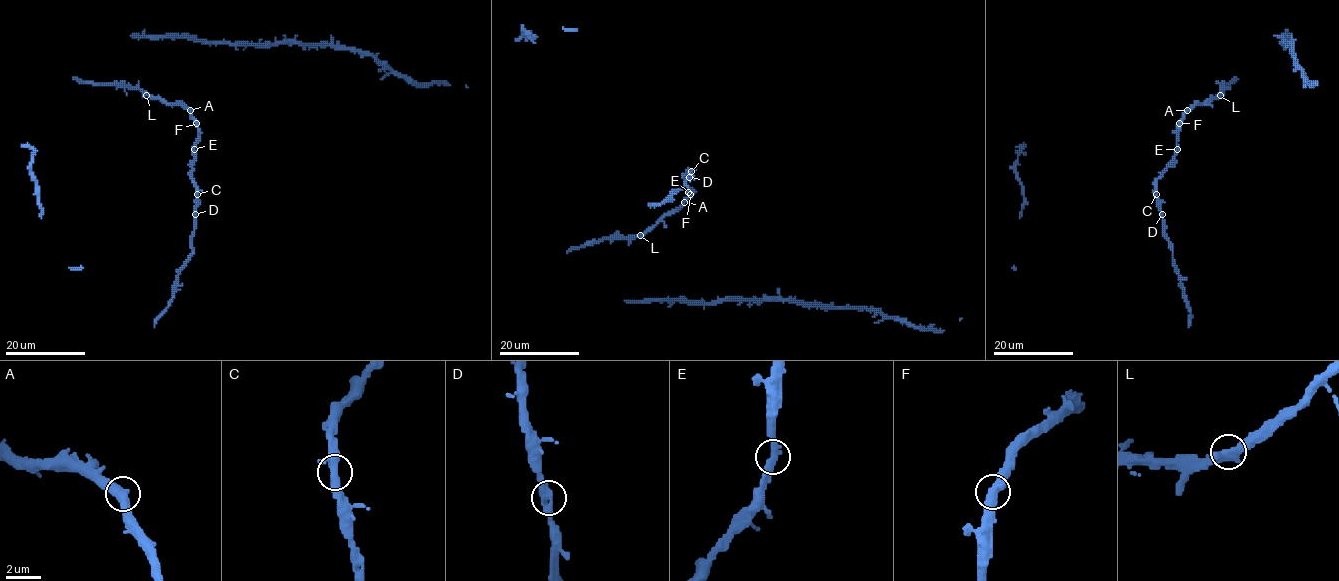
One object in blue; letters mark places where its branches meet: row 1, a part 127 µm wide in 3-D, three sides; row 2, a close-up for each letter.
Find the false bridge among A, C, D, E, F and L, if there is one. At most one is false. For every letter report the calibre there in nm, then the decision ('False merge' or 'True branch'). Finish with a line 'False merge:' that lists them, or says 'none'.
A: Thickness 440 nm. True branch
C: Thickness 440 nm. True branch
D: Thickness 440 nm. True branch
E: Thickness 440 nm. True branch
F: Thickness 440 nm. True branch
L: Thickness 500 nm. True branch
False merge: none

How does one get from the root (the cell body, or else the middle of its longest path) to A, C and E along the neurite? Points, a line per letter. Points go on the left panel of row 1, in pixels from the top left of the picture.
A: (146, 92), (167, 102), (181, 102), (190, 110)
C: (146, 92), (167, 102), (180, 102), (192, 114), (198, 139), (194, 147), (191, 178), (197, 194)
E: (146, 92), (167, 102), (180, 102), (192, 114), (198, 131), (194, 149)

